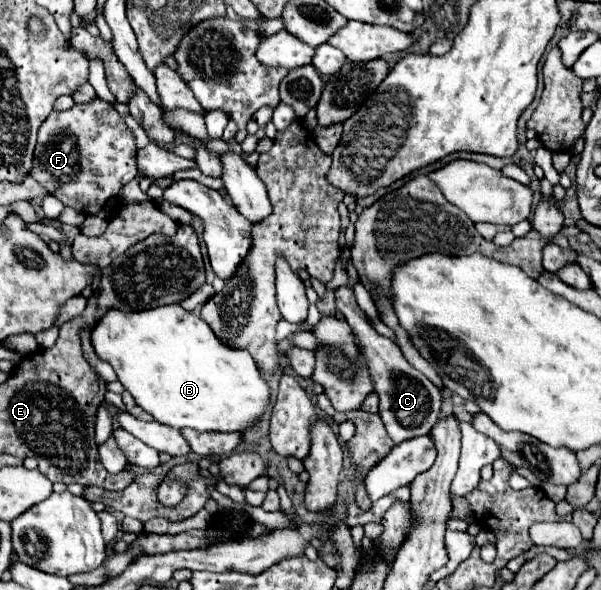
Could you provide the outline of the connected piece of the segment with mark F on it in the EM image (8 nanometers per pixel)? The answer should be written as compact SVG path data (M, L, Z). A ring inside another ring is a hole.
M95 98L89 104L75 104L65 112L53 110L47 116L39 126L31 176L65 206L93 216L137 176L135 154L133 130L109 102Z

